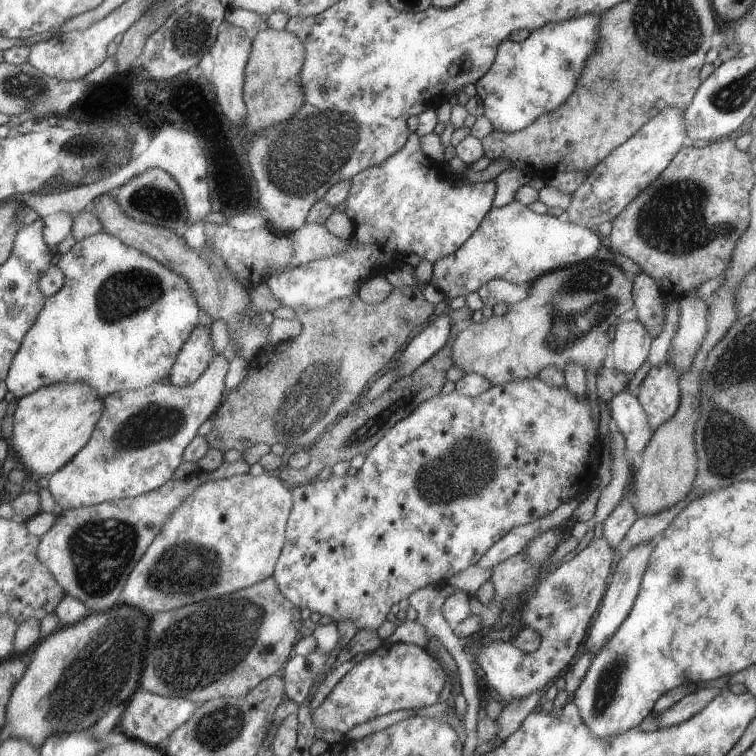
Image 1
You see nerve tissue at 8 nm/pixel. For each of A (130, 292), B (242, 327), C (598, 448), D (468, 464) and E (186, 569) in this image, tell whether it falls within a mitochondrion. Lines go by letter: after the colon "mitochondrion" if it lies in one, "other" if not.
A: mitochondrion
B: mitochondrion
C: other
D: mitochondrion
E: mitochondrion

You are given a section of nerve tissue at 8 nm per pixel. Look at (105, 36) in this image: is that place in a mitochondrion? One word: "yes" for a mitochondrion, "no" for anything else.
no

